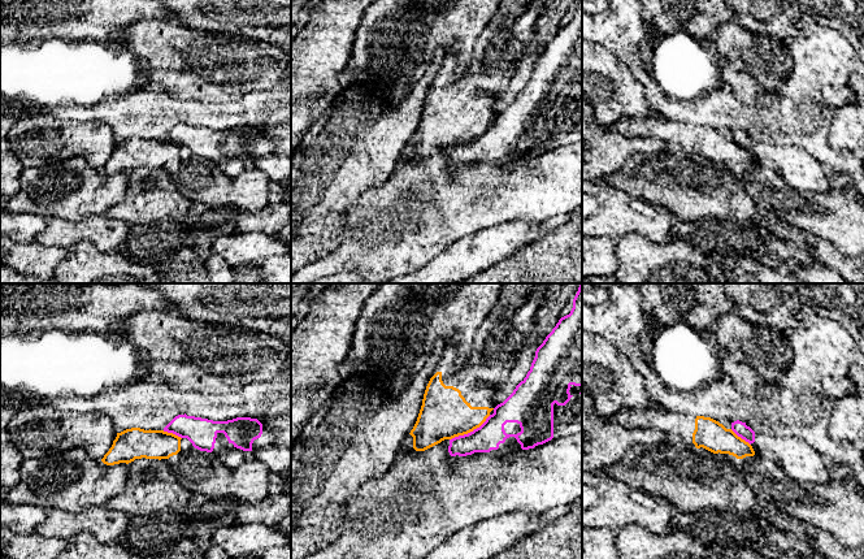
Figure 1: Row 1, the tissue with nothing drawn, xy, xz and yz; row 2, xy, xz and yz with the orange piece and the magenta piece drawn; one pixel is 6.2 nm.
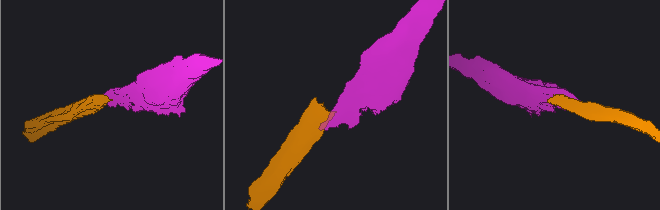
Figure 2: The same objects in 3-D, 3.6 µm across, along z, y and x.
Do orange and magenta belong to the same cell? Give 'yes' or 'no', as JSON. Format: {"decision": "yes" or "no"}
{"decision": "no"}

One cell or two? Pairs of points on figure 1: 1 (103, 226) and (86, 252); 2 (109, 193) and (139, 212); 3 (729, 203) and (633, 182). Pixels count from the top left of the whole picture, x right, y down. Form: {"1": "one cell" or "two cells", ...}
{"1": "two cells", "2": "two cells", "3": "one cell"}

